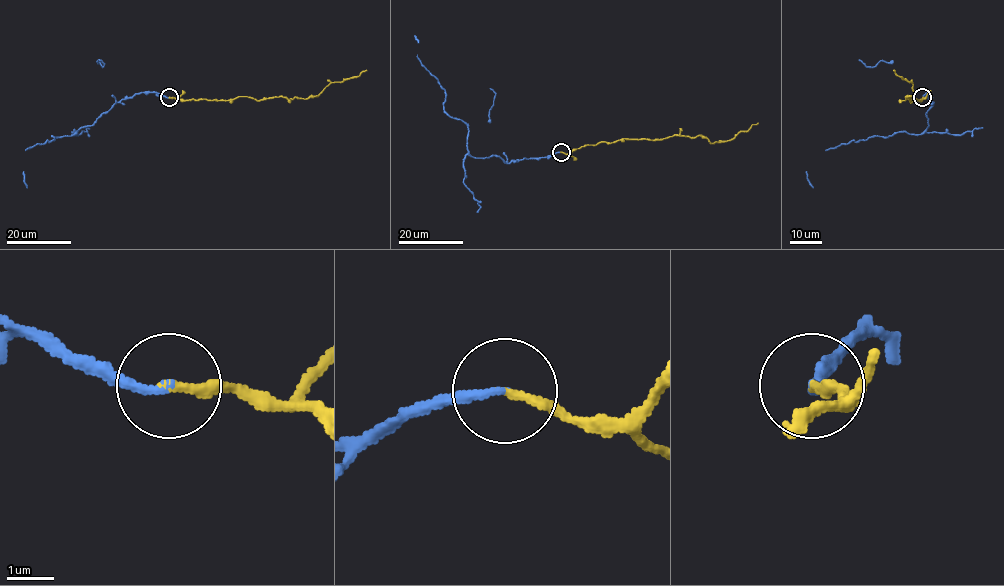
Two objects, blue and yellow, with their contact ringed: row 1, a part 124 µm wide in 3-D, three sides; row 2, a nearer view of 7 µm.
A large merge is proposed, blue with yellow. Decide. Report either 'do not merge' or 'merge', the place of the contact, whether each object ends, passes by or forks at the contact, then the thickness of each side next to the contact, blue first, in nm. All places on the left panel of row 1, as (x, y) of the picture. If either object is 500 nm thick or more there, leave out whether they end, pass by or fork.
merge; place (169, 97); blue ends; yellow ends; calibres 200 and 200 nm

